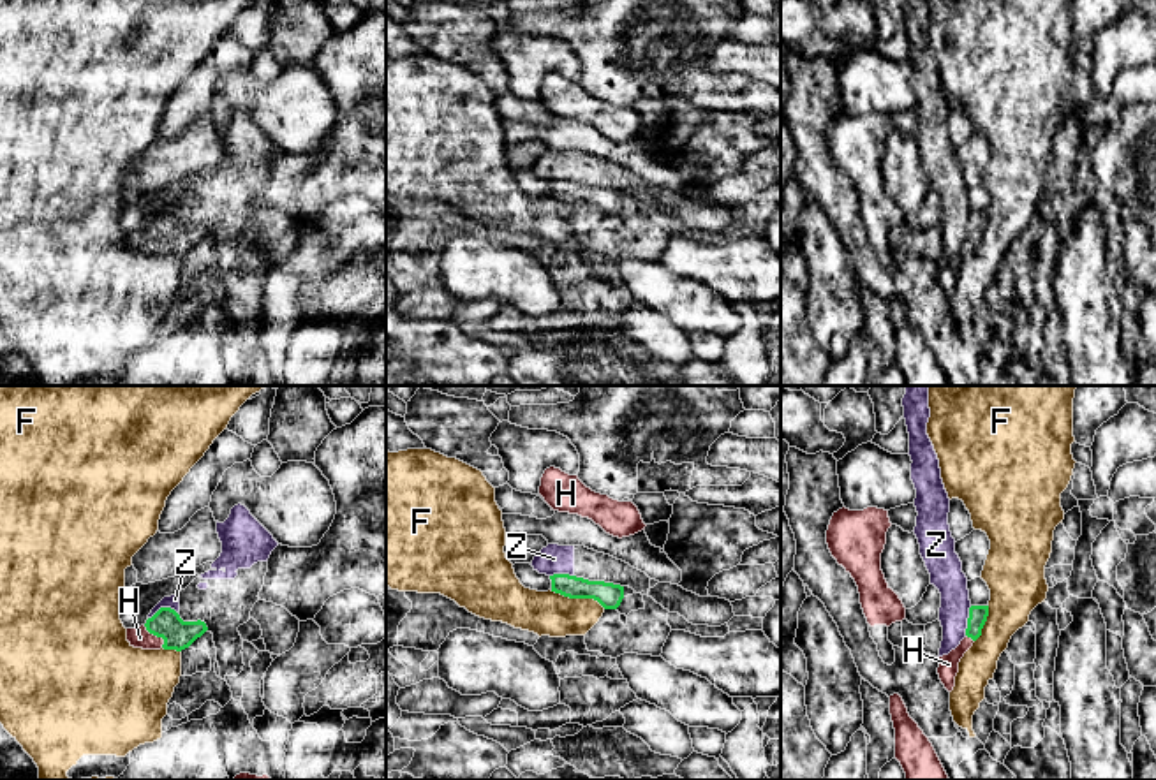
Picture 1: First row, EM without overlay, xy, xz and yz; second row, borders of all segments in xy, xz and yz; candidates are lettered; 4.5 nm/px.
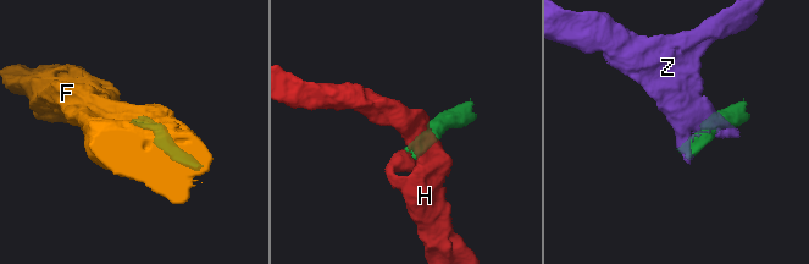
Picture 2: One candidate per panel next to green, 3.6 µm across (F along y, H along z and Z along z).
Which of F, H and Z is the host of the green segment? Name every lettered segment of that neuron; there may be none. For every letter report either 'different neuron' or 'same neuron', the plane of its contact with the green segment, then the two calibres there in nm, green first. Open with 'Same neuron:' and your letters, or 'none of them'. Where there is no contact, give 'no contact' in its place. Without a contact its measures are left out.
Same neuron: H
F: different neuron; contact in xz; calibres 120 and 200 nm
H: same neuron; contact in xy; calibres 140 and 100 nm
Z: different neuron; contact in xy; calibres 140 and 60 nm

